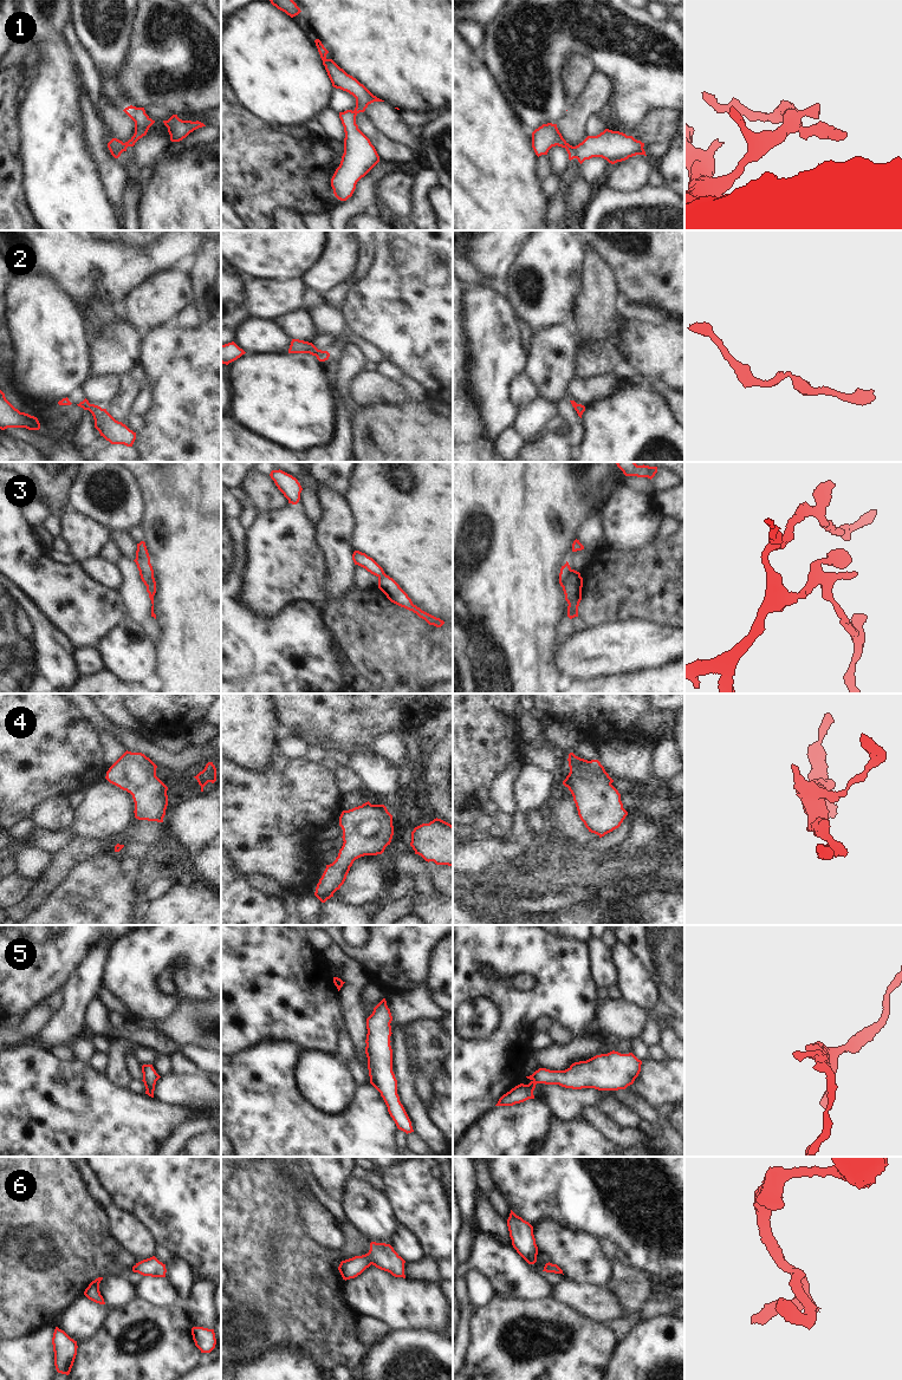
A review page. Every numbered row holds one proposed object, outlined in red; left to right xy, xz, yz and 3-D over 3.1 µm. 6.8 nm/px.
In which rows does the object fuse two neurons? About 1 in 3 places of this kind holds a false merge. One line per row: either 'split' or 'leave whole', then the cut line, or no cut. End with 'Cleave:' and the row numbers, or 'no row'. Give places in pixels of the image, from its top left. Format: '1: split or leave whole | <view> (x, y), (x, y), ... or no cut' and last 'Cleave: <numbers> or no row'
1: leave whole | no cut
2: leave whole | no cut
3: split | yz (571, 570), (563, 587)
4: leave whole | no cut
5: leave whole | no cut
6: leave whole | no cut
Cleave: 3

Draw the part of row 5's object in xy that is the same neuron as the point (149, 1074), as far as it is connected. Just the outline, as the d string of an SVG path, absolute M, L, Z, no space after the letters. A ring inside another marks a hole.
M143 1065L142 1066L142 1073L143 1073L143 1082L145 1086L145 1094L154 1098L154 1091L156 1081L161 1078L156 1070L154 1069L153 1065Z

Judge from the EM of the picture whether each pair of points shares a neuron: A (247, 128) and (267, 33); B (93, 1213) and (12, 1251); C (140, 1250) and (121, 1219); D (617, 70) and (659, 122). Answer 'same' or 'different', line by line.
A: different
B: same
C: same
D: different

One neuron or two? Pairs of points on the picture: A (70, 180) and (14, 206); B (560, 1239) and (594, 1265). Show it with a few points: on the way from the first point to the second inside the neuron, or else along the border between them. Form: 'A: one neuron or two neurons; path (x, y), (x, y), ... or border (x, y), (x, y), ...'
A: two neurons; border (21, 173), (24, 195), (28, 209), (34, 217)
B: one neuron; path (569, 1248), (585, 1262)

